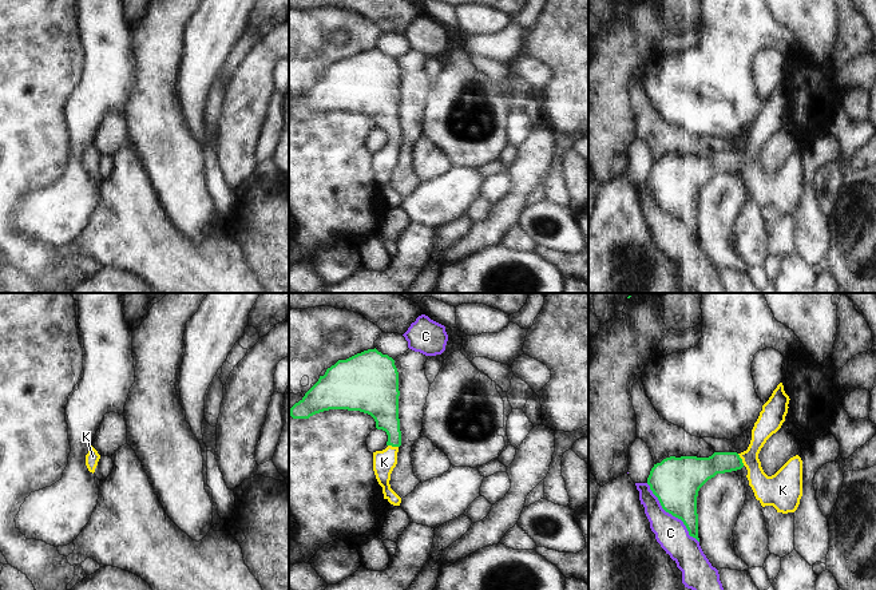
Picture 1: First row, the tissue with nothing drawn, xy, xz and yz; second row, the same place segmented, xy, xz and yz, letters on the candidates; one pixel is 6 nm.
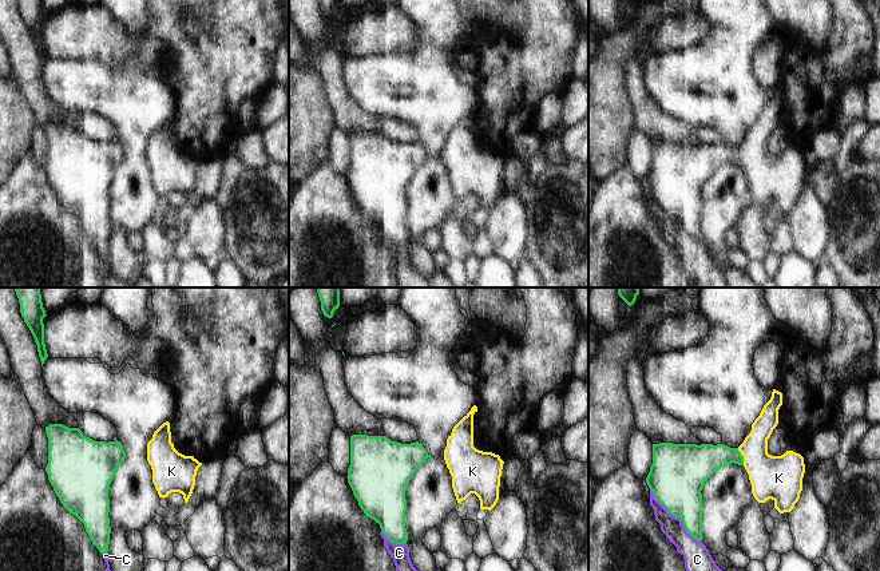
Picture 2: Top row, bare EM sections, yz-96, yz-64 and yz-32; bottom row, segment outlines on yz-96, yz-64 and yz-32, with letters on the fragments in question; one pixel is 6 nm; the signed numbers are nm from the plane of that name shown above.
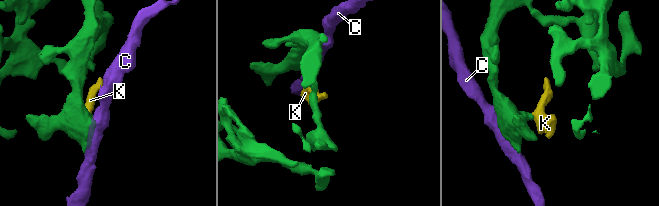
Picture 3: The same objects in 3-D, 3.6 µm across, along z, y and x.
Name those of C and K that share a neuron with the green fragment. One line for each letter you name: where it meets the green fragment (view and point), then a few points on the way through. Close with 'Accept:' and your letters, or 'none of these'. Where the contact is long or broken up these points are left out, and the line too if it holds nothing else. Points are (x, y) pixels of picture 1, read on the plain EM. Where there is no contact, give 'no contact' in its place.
K: contact yz (741, 159); way yz (701, 170), (721, 162), (741, 159), (769, 190)
Accept: K

